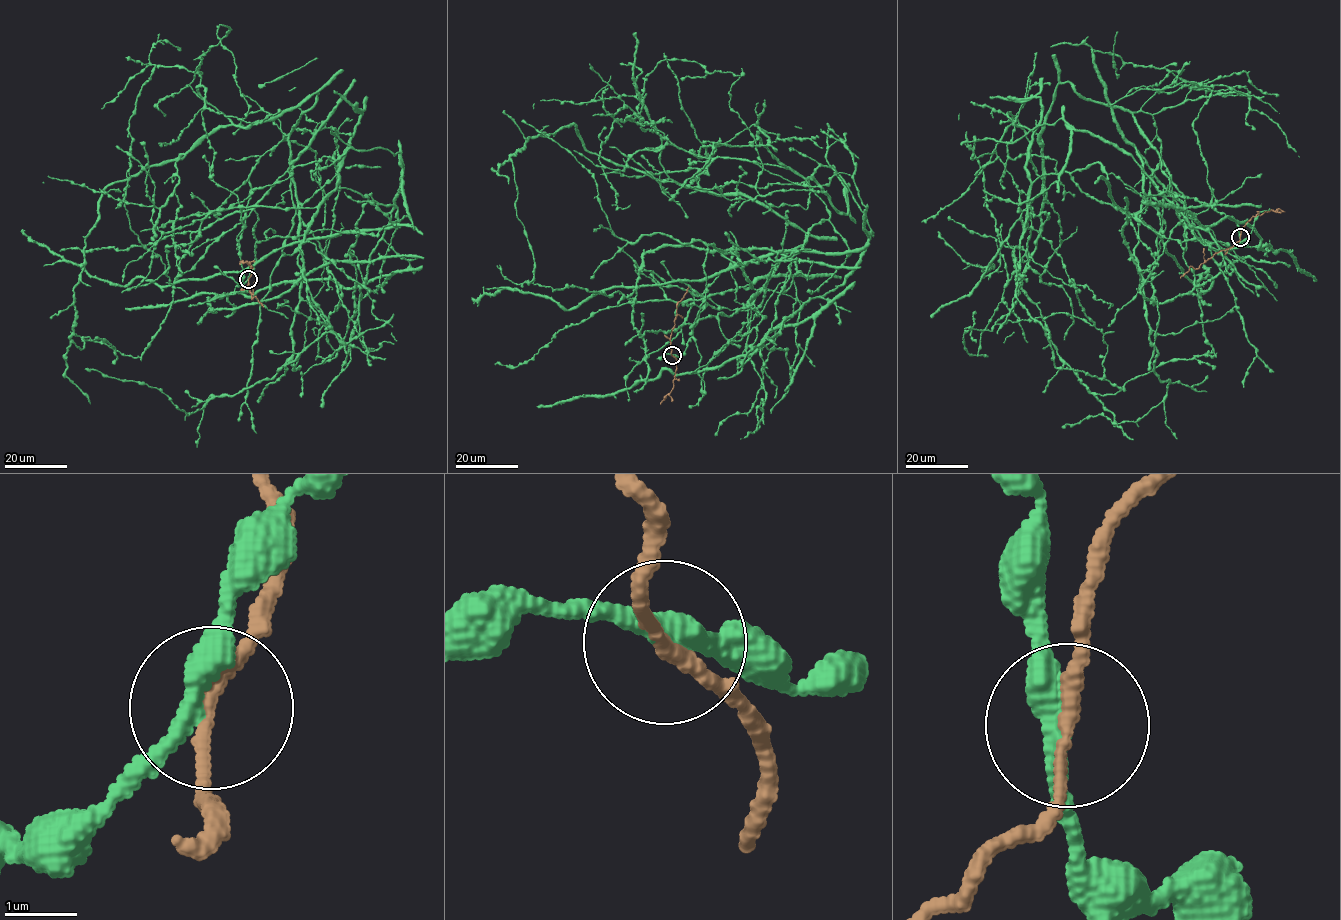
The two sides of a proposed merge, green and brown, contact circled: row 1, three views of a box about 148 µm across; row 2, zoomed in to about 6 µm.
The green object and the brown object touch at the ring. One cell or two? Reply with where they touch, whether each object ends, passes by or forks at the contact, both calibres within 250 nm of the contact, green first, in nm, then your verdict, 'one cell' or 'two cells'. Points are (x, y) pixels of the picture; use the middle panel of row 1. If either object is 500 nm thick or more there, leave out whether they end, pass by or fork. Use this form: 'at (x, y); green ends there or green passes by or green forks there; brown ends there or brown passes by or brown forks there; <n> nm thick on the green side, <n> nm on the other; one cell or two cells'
at (672, 355); green passes by; brown passes by; 300 nm thick on the green side, 190 nm on the other; two cells

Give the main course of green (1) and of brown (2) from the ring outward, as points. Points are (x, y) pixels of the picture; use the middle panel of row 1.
1: (671, 355), (751, 286), (736, 250), (796, 263), (773, 338), (870, 227), (830, 167), (702, 189), (609, 146)
2: (672, 355), (670, 345), (677, 304), (688, 286)

